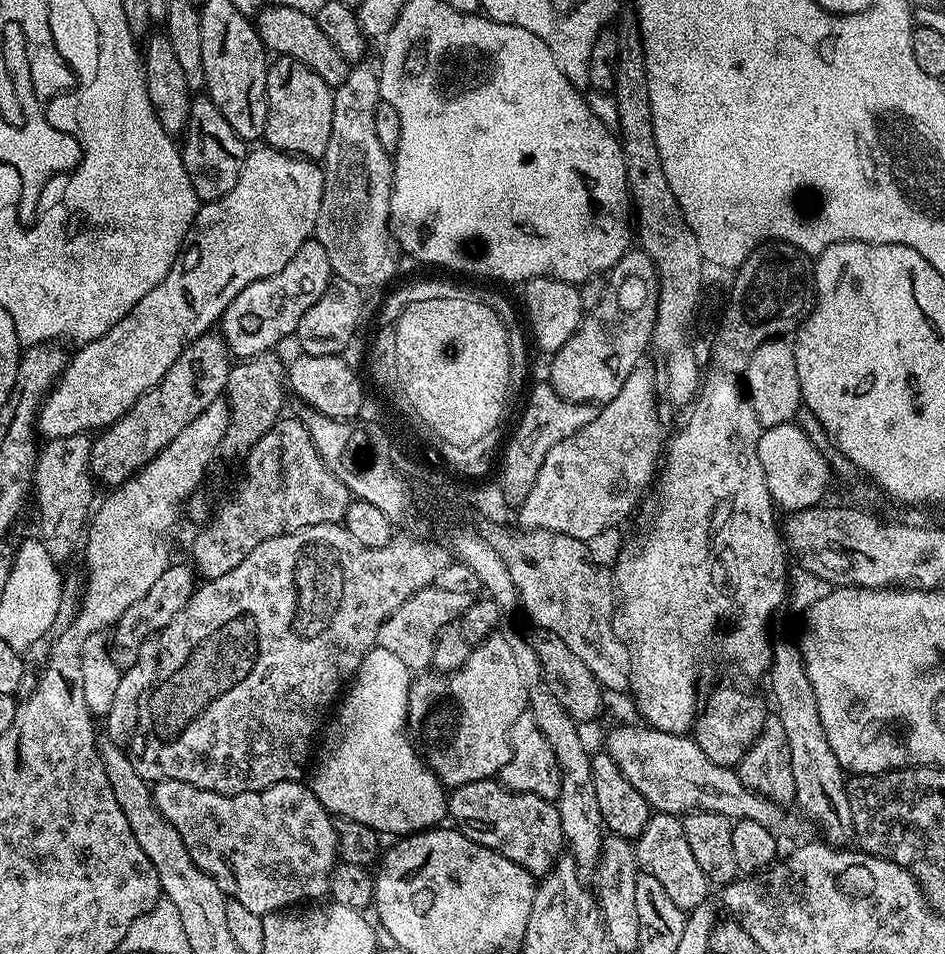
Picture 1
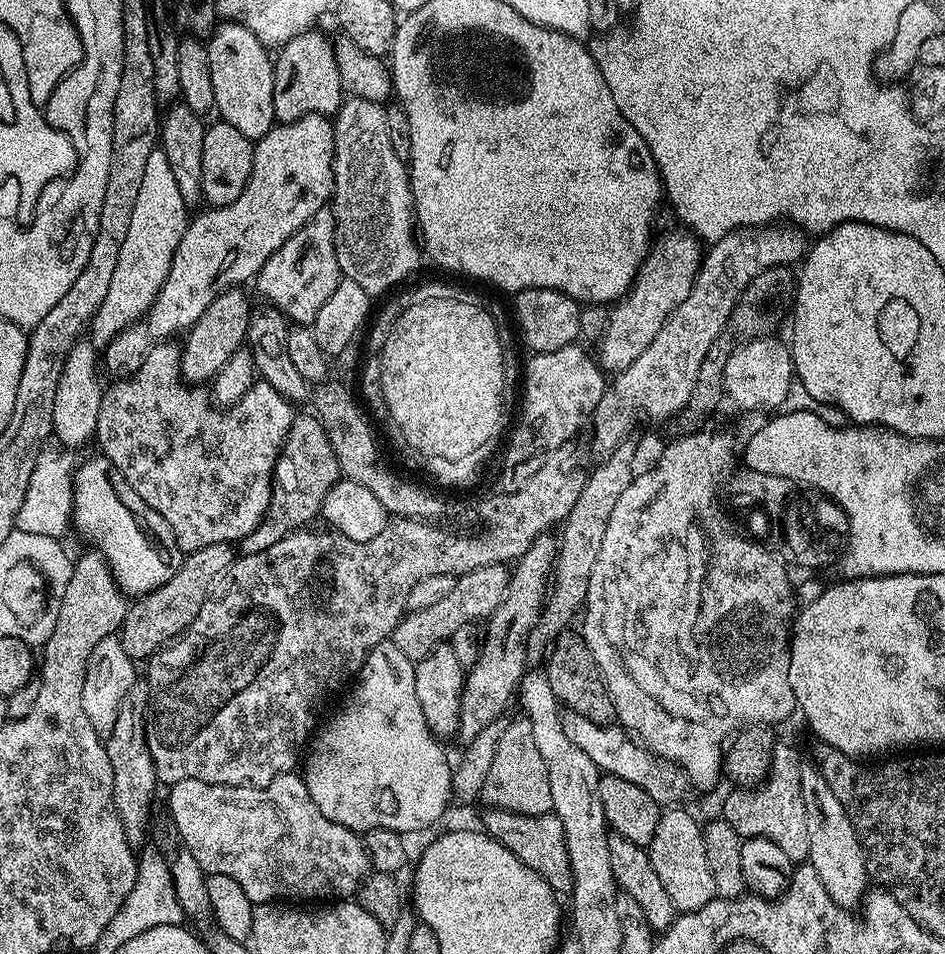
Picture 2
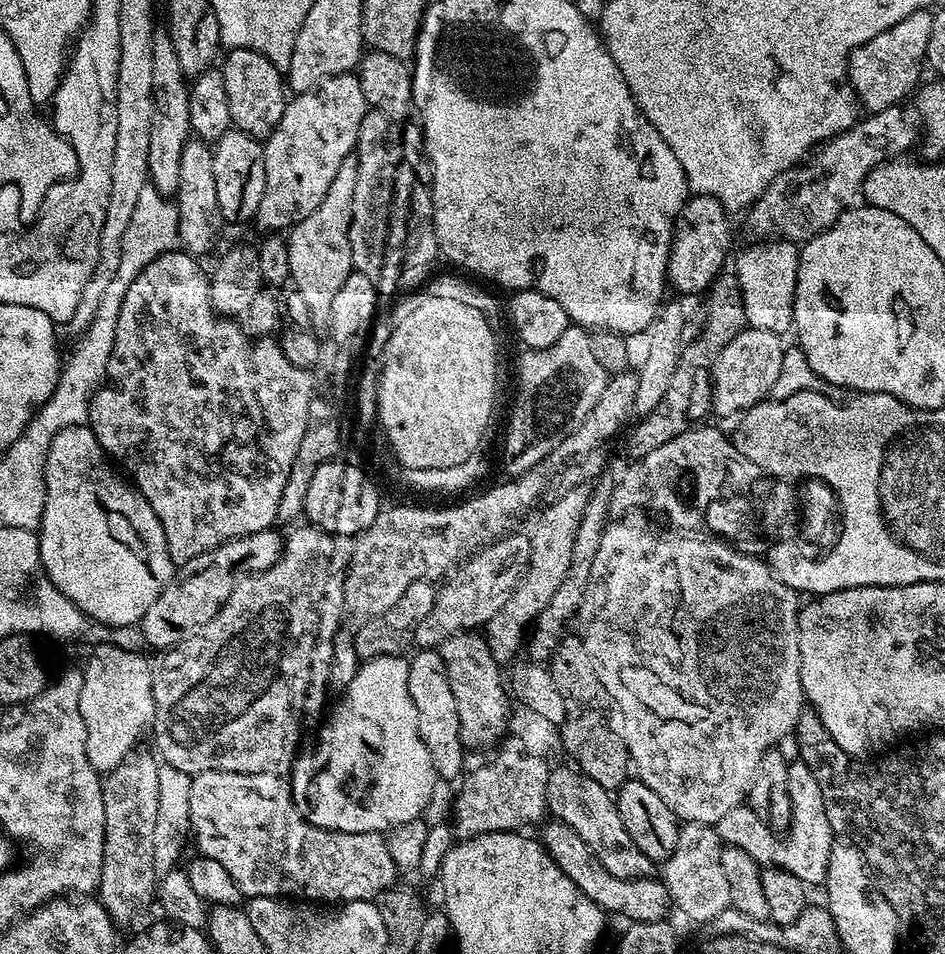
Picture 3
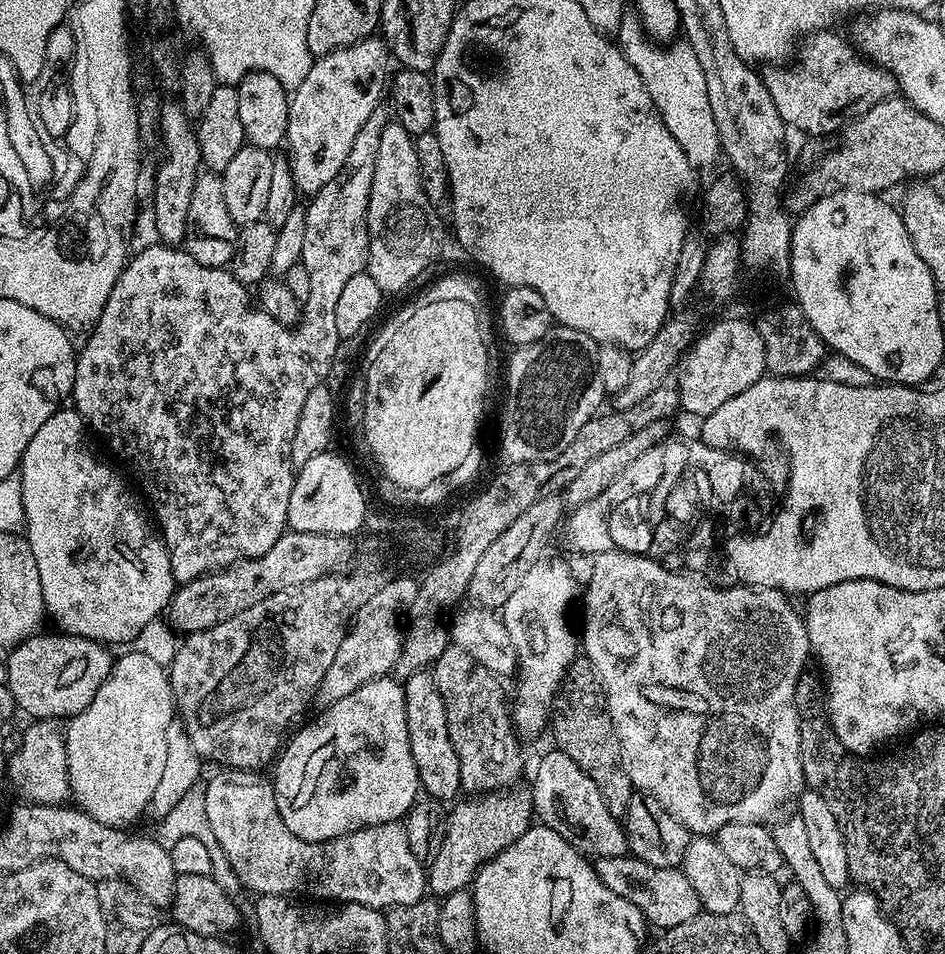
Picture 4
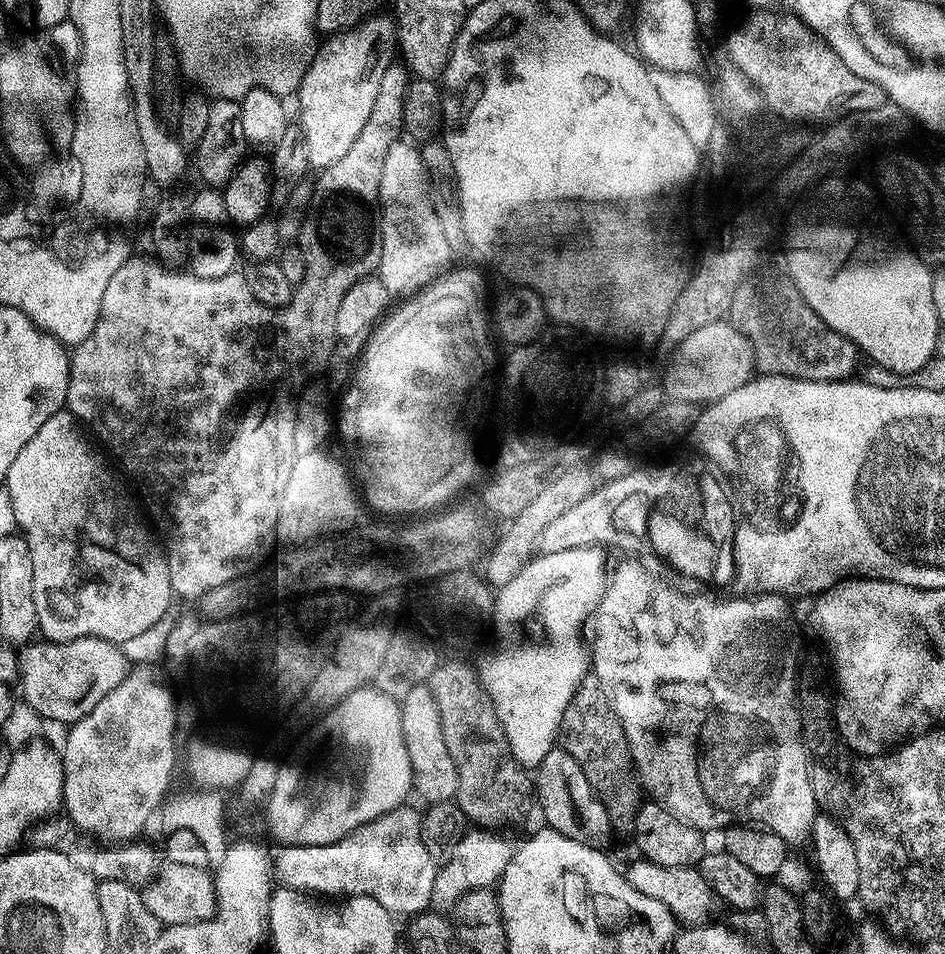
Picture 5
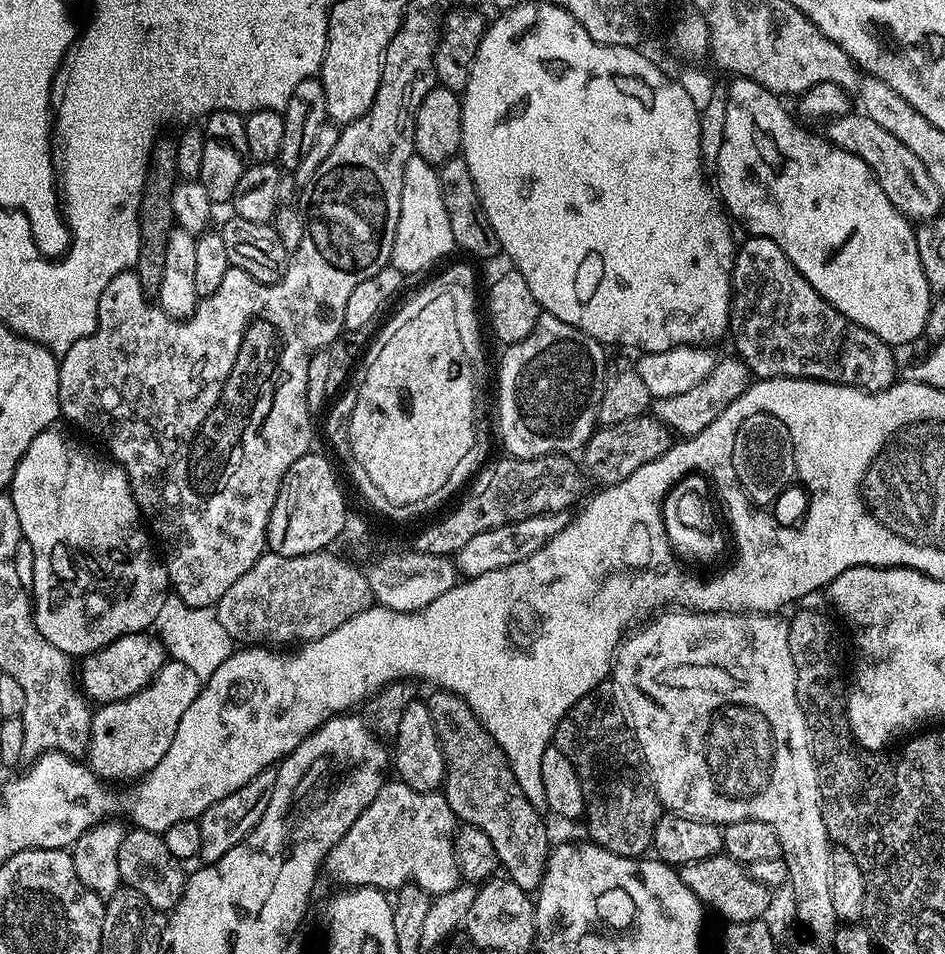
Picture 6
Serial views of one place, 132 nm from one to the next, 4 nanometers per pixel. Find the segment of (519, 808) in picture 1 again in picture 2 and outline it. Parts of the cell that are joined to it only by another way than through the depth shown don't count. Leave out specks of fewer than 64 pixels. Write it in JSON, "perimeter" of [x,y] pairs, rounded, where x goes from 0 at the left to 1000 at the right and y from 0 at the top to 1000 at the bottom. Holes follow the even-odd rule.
{"perimeter":[[[513,846],[511,871],[515,872],[544,899],[548,899],[561,912],[565,912],[569,917],[583,929],[590,937],[601,937],[605,933],[605,909],[603,908],[603,895],[599,887],[599,874],[595,870],[595,862],[584,851],[579,851],[572,855],[562,855],[551,851],[541,851],[534,847]]]}

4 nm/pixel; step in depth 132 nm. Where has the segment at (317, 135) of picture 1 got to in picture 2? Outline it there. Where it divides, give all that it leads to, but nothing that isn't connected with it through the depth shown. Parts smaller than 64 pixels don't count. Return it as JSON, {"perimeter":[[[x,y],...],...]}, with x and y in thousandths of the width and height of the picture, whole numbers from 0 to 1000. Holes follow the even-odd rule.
{"perimeter":[[[327,31],[307,40],[290,59],[290,119],[297,130],[306,130],[325,122],[346,122],[360,116],[362,93],[356,51],[335,31]]]}

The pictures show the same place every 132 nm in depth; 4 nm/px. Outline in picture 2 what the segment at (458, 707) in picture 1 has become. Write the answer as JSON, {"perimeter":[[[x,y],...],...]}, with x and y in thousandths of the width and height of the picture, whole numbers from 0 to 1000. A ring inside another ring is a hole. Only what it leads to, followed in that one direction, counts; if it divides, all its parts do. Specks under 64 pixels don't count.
{"perimeter":[[[584,560],[570,562],[564,568],[561,577],[557,577],[557,581],[545,588],[535,623],[514,651],[512,677],[508,680],[503,696],[494,701],[491,726],[487,733],[485,771],[491,778],[496,778],[513,765],[514,761],[532,752],[537,747],[538,737],[547,733],[548,722],[557,708],[554,696],[560,695],[558,667],[569,652],[571,640],[576,636],[582,605],[588,593],[589,573],[589,563]]]}

